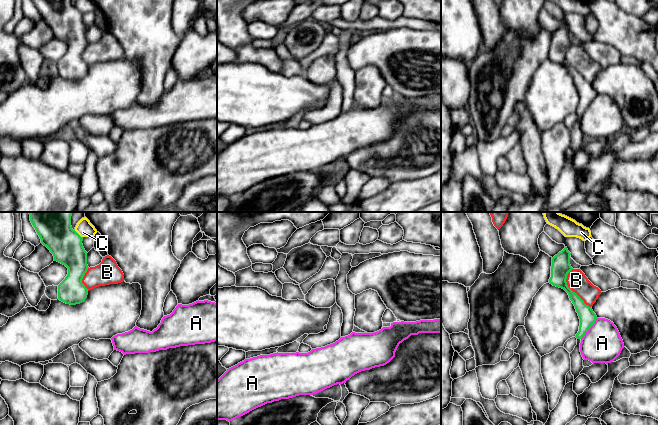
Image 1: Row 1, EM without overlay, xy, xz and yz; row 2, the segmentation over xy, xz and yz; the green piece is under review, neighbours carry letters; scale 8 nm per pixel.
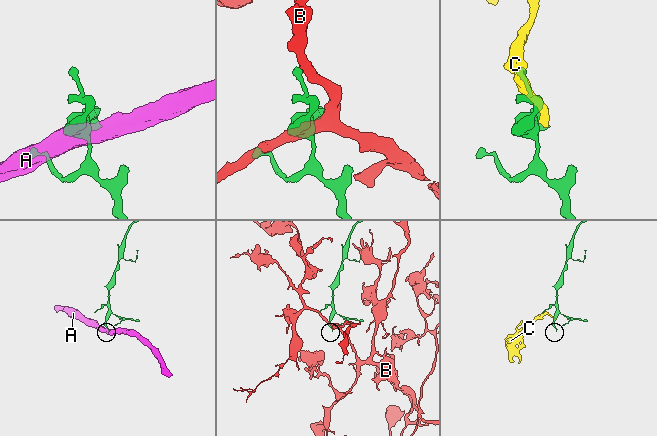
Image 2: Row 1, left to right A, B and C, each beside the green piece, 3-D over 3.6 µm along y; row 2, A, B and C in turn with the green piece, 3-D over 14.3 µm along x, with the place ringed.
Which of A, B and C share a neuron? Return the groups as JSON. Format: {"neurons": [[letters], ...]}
{"neurons": [["A"], ["B"], ["C"]]}

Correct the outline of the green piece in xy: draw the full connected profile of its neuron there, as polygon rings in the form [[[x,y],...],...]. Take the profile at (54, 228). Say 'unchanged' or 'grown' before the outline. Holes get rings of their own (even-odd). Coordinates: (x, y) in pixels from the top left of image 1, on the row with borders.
unchanged; [[[29,212],[30,221],[57,261],[68,268],[68,274],[58,285],[58,299],[76,305],[85,301],[88,289],[82,279],[88,270],[87,252],[81,237],[71,226],[73,212]]]

